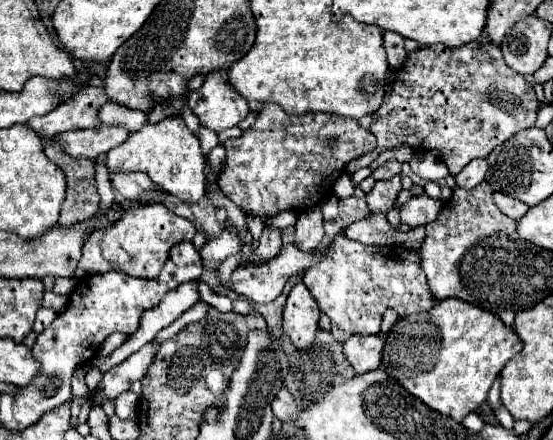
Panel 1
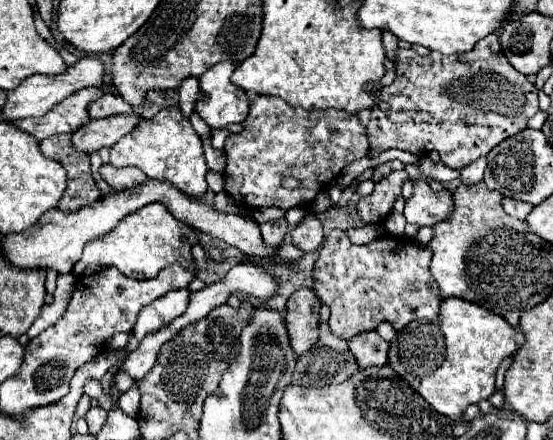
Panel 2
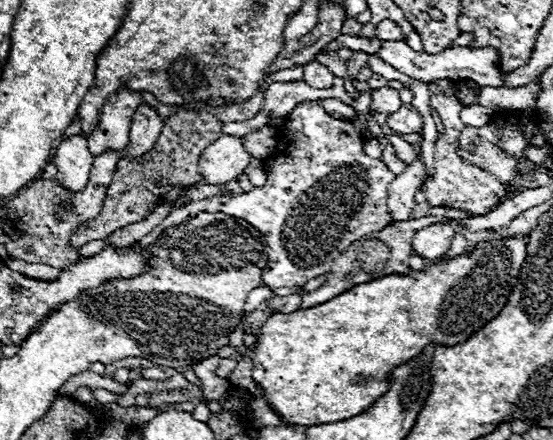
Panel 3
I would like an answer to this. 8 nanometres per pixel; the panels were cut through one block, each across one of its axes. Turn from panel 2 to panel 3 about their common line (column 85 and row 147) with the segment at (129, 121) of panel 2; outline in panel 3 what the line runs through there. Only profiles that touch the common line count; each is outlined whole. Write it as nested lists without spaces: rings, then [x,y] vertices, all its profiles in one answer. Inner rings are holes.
[[[140,104],[134,112],[132,126],[130,126],[130,142],[122,150],[122,158],[124,156],[134,158],[134,156],[146,154],[154,146],[156,138],[160,136],[162,126],[164,126],[164,120],[160,118],[160,114],[152,106]]]

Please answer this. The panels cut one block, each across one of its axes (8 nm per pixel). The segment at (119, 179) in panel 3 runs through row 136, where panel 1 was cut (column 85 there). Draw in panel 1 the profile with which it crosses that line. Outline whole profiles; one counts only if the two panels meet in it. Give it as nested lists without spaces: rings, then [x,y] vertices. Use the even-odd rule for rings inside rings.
[[[48,142],[44,146],[44,154],[56,166],[60,166],[68,180],[66,200],[60,208],[60,226],[72,226],[76,222],[88,220],[98,212],[100,196],[96,192],[94,182],[94,162],[88,158],[72,158],[68,156],[60,142]]]

